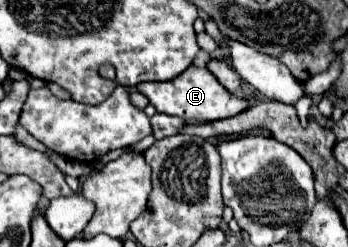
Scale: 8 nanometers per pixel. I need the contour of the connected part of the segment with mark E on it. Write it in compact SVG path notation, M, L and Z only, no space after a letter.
M196 66L186 68L174 80L144 82L144 84L138 84L136 88L138 88L138 92L142 92L150 100L150 104L156 108L156 112L162 112L162 114L168 114L168 116L178 116L182 120L212 122L212 120L236 116L236 114L240 114L242 110L246 110L250 106L248 100L226 92L224 86L206 68L196 68Z

